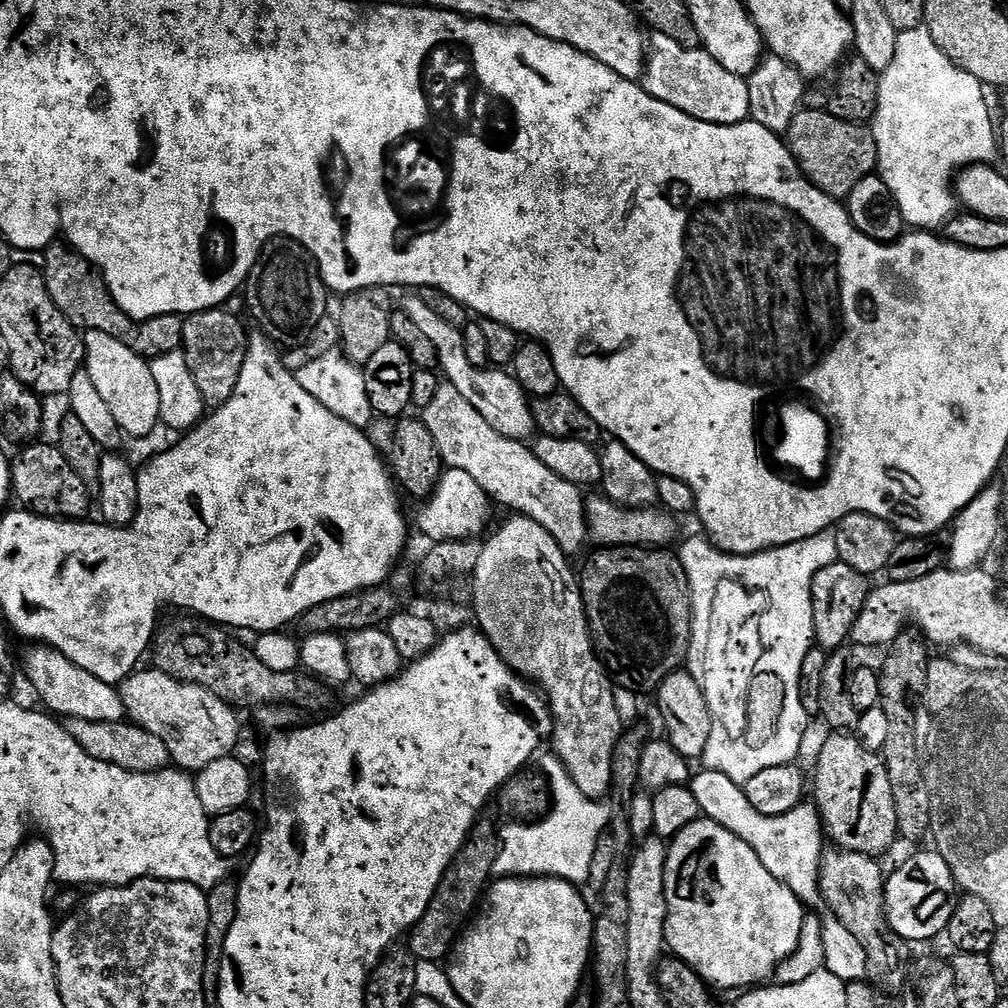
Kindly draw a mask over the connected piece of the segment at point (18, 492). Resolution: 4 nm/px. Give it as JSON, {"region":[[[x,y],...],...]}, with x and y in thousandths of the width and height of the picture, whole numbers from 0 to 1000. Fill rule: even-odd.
{"region":[[[32,438],[20,453],[11,457],[12,490],[21,505],[38,512],[51,512],[62,516],[83,516],[87,508],[89,486],[79,471],[65,458],[59,443]]]}

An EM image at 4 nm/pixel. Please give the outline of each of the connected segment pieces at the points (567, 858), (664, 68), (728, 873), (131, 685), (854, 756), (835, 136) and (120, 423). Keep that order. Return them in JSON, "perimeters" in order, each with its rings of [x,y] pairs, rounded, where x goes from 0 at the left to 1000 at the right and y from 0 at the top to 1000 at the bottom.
{"perimeters":[[[[547,752],[538,763],[546,787],[546,801],[539,811],[533,813],[532,817],[504,817],[495,822],[496,842],[492,852],[491,868],[499,871],[502,869],[552,869],[572,879],[582,878],[585,871],[585,851],[589,851],[589,839],[593,839],[593,831],[600,828],[605,817],[605,802],[598,793],[588,792],[577,788],[565,772],[563,761],[555,752]]],[[[656,32],[644,37],[637,86],[647,96],[693,120],[708,124],[730,124],[744,117],[744,91],[739,76],[720,69],[697,48],[681,48]]],[[[701,812],[690,813],[687,817],[682,818],[668,829],[663,837],[663,850],[661,851],[661,899],[663,900],[663,914],[661,915],[659,936],[662,943],[670,951],[684,956],[702,977],[710,982],[713,982],[713,980],[742,982],[747,978],[754,978],[759,974],[765,973],[770,967],[770,959],[792,938],[794,924],[800,908],[799,898],[795,897],[792,890],[780,878],[772,875],[772,871],[768,871],[768,867],[764,867],[764,863],[760,863],[760,859],[756,859],[756,851],[752,851],[752,847],[748,847],[748,843],[739,833],[730,830],[724,823],[714,819],[712,815]]],[[[136,665],[119,676],[117,686],[126,713],[161,732],[176,763],[194,768],[216,753],[229,751],[238,734],[235,703],[200,681],[185,679],[158,665],[150,666]]],[[[825,728],[823,732],[813,742],[813,751],[810,754],[810,791],[808,797],[811,806],[813,807],[813,813],[816,820],[819,822],[819,829],[828,840],[836,841],[838,845],[850,845],[866,851],[876,850],[876,845],[884,839],[888,833],[891,833],[891,822],[889,820],[889,801],[887,800],[887,792],[885,791],[885,781],[883,780],[883,772],[881,765],[877,759],[876,753],[870,747],[859,744],[853,739],[853,735],[845,728]]],[[[807,107],[791,113],[782,126],[780,142],[800,178],[820,194],[834,200],[840,199],[843,188],[847,188],[855,177],[866,174],[871,167],[871,145],[864,126],[839,121],[835,117],[827,117],[827,113]]],[[[84,328],[81,336],[85,367],[97,391],[101,391],[105,403],[109,403],[116,426],[127,433],[149,432],[159,421],[157,379],[153,379],[150,360],[142,353],[133,351],[129,343],[121,343],[117,335],[109,335],[109,331]]]]}

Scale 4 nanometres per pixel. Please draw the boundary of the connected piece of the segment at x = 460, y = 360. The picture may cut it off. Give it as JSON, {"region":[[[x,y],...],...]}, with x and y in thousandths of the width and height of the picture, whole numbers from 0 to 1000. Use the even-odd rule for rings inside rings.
{"region":[[[416,292],[402,294],[405,295],[399,302],[399,309],[423,330],[427,339],[431,339],[439,376],[448,381],[450,387],[454,387],[454,391],[458,391],[458,395],[462,395],[462,399],[466,399],[466,403],[470,403],[470,407],[474,407],[474,411],[478,411],[478,415],[482,415],[482,419],[486,419],[486,423],[494,427],[494,431],[507,437],[523,438],[523,433],[527,434],[533,428],[533,424],[528,414],[526,394],[512,374],[488,363],[473,363],[468,360],[462,353],[457,326],[446,323],[446,319],[441,319],[439,315],[435,315],[435,312],[431,312],[431,308],[427,308],[427,304],[419,300]]]}

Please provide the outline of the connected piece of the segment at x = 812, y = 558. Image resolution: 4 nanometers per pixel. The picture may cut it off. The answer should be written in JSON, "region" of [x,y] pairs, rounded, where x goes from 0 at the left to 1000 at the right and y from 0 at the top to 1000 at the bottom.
{"region":[[[824,527],[813,528],[799,536],[793,536],[787,540],[780,542],[772,542],[771,544],[761,544],[758,548],[749,548],[743,552],[729,552],[727,548],[717,548],[715,544],[710,543],[705,535],[699,534],[697,531],[687,532],[680,538],[676,544],[673,544],[673,551],[677,562],[681,565],[681,573],[685,581],[685,589],[687,590],[687,636],[685,637],[685,645],[683,646],[683,654],[681,657],[712,657],[704,663],[710,663],[708,667],[716,667],[714,663],[718,661],[722,665],[720,659],[734,659],[732,665],[734,669],[738,667],[738,677],[740,679],[746,673],[752,673],[758,667],[758,661],[762,657],[762,665],[768,665],[768,694],[766,698],[756,698],[756,716],[746,716],[748,724],[736,724],[730,734],[720,732],[720,728],[716,728],[714,724],[704,724],[704,736],[700,736],[700,744],[696,751],[696,758],[699,763],[704,765],[711,765],[713,768],[720,768],[720,771],[727,774],[732,779],[737,779],[744,776],[744,772],[748,772],[748,768],[754,767],[756,764],[764,764],[764,760],[776,760],[777,758],[787,757],[791,752],[790,749],[794,746],[794,741],[798,738],[798,717],[804,714],[803,707],[799,706],[796,696],[794,695],[794,666],[796,665],[796,653],[800,653],[800,649],[808,642],[808,613],[806,612],[806,578],[808,577],[808,569],[812,569],[812,565],[815,565],[815,562],[823,562],[830,559],[831,556],[831,542],[829,541],[828,531]]]}

